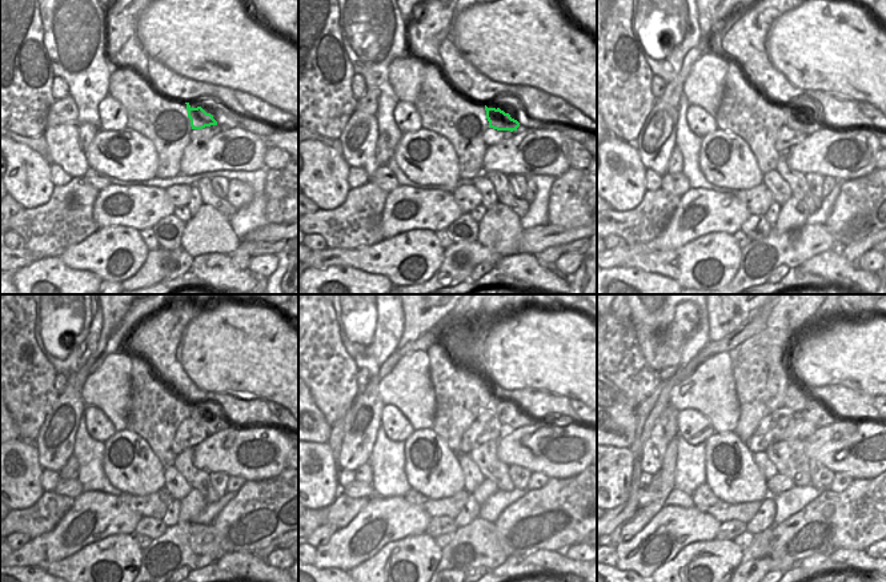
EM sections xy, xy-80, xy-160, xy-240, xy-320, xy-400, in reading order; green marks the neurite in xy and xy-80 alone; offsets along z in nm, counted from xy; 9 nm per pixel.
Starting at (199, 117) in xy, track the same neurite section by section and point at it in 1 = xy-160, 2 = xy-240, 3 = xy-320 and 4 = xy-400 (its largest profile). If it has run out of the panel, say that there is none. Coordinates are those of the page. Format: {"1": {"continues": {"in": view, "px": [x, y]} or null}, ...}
{"1": {"continues": {"in": "xy-160", "px": [794, 119]}}, "2": {"continues": {"in": "xy-240", "px": [213, 424]}}, "3": {"continues": {"in": "xy-320", "px": [509, 416]}}, "4": {"continues": {"in": "xy-400", "px": [816, 413]}}}

